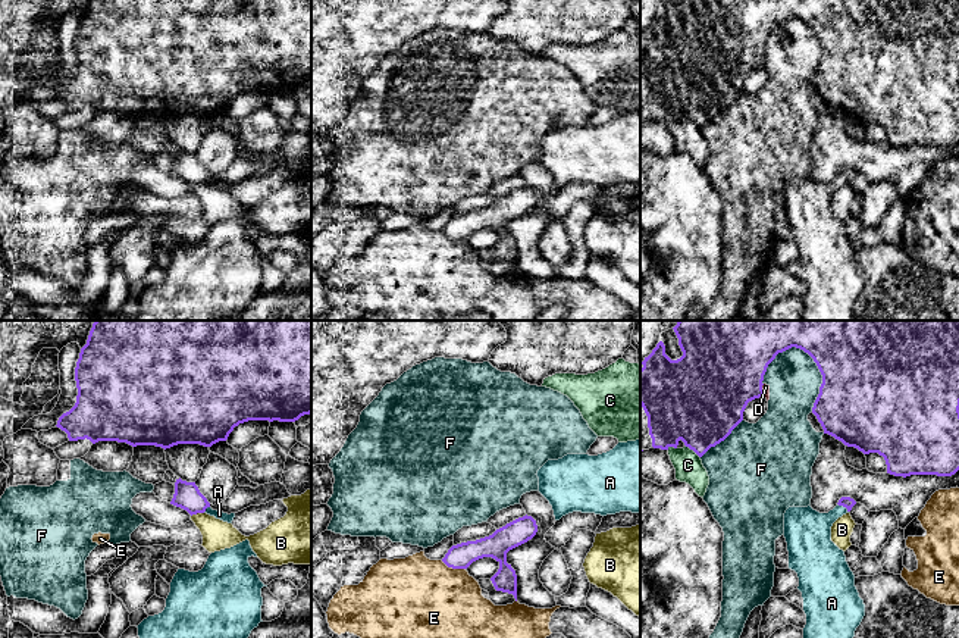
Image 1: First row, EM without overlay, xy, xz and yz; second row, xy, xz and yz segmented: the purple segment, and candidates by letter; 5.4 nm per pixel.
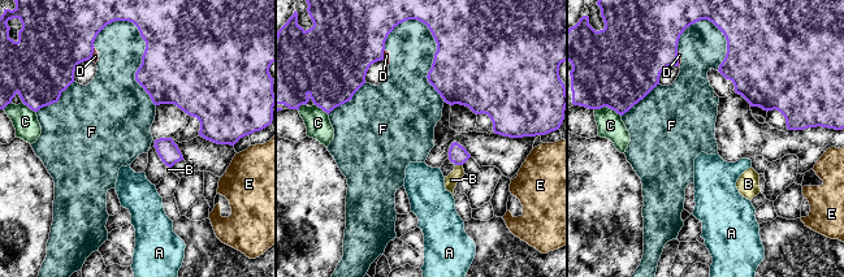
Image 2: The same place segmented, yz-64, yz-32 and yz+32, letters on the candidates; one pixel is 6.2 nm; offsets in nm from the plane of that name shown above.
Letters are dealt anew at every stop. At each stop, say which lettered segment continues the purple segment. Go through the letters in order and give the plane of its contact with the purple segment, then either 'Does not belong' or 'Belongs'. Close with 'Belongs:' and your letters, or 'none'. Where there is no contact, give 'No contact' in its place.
A: Touches purple in yz. Does not belong
B: Touches purple in xy. Does not belong
C: Touches purple in yz. Does not belong
D: Touches purple in yz. Does not belong
E: Touches purple in xz. Does not belong
F: Touches purple in yz. Does not belong
Belongs: none

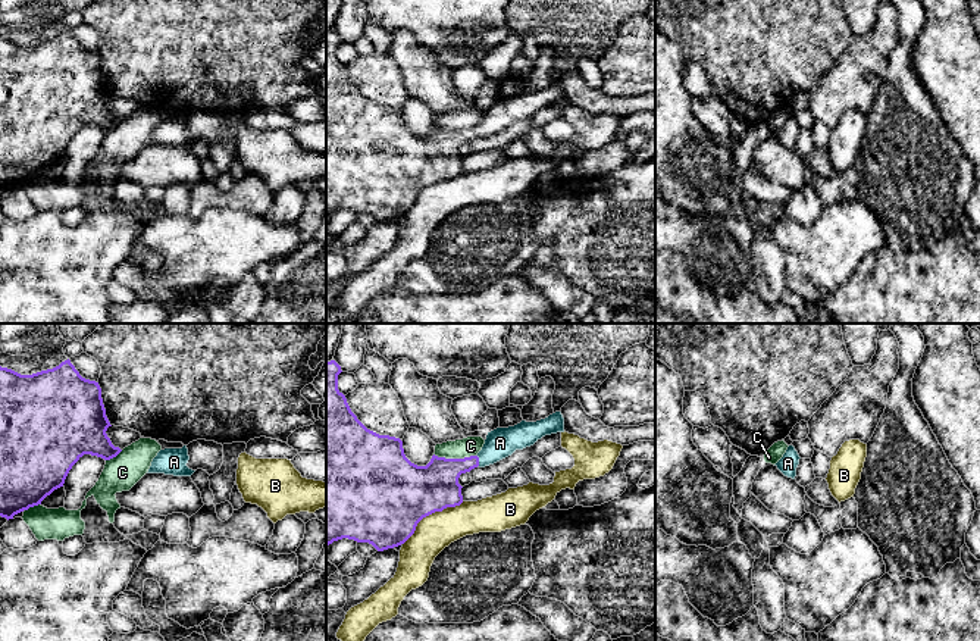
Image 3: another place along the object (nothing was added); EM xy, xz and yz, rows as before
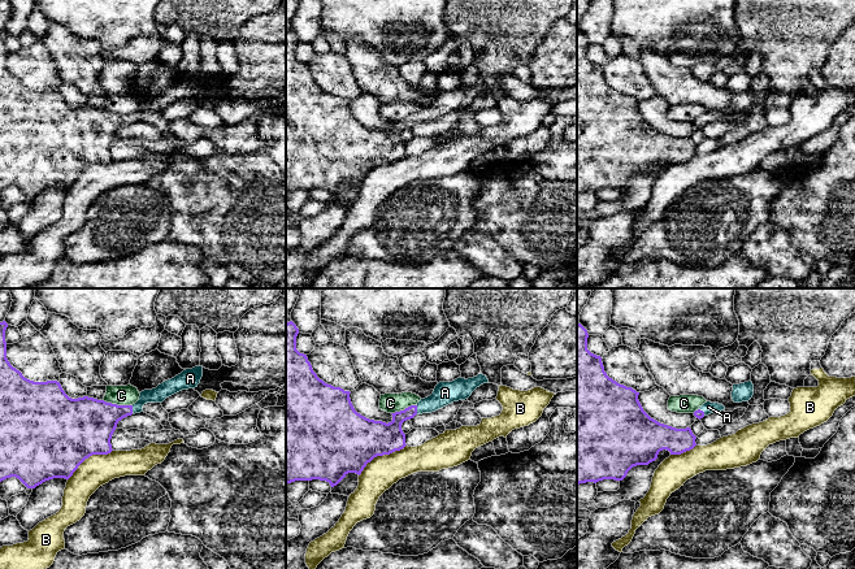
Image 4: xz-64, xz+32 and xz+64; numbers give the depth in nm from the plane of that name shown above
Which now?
A: Touches purple in xz. Belongs
B: Touches purple in xz. Does not belong
C: Touches purple in xz. Does not belong
Belongs: A

